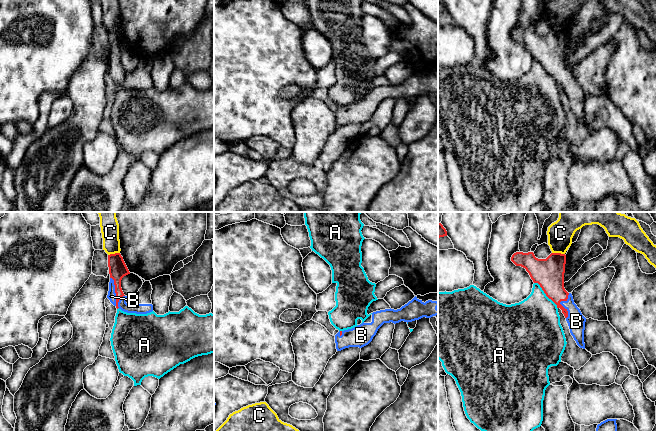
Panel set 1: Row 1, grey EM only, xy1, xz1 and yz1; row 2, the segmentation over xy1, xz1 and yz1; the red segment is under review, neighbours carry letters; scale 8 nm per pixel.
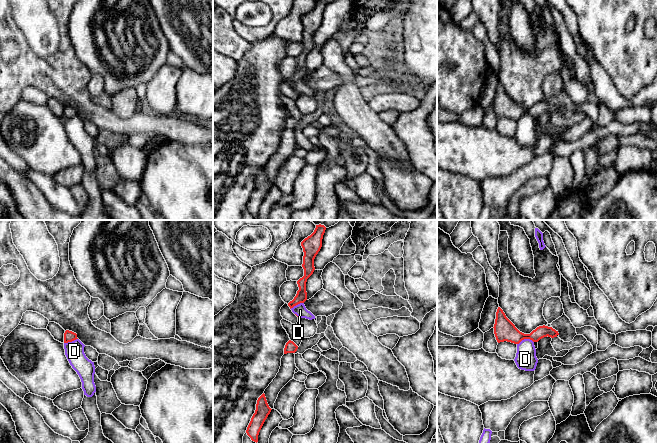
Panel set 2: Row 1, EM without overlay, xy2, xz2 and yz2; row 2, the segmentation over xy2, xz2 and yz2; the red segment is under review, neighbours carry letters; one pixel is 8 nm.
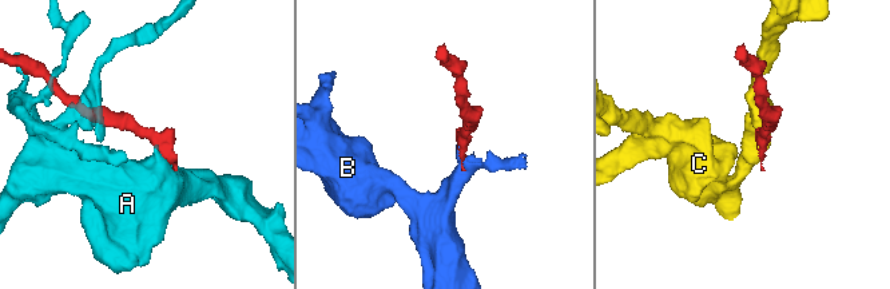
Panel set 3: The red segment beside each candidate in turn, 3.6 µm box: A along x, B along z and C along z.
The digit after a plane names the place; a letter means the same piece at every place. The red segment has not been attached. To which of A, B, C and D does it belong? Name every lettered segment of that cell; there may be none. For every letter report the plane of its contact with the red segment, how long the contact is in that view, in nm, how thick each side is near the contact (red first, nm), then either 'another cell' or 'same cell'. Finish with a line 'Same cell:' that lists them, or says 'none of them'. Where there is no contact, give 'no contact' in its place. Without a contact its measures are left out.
A: contact in yz1; length 280 nm; calibres 240 and 400 nm; another cell
B: contact in xy1; length 260 nm; calibres 140 and 70 nm; same cell
C: contact in yz1; length 110 nm; calibres 240 and 190 nm; another cell
D: contact in yz2; length 140 nm; calibres 170 and 170 nm; another cell
Same cell: B

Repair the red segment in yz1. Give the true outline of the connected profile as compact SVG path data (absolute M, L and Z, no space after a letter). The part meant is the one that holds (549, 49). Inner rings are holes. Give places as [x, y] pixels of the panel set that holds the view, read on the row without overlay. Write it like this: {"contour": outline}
{"contour": "M516 28L512 31L511 37L516 42L526 45L534 59L538 59L546 72L551 75L557 84L562 86L568 99L570 109L580 124L585 125L584 106L586 94L582 91L580 85L574 79L573 72L564 64L564 49L566 40L566 31L561 29L551 29L546 35L538 35L533 28Z"}

